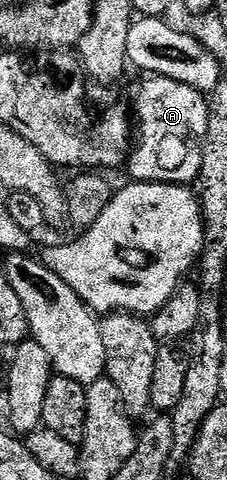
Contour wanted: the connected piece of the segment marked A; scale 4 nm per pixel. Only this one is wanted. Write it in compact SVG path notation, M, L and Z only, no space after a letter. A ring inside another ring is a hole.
M154 76L143 80L135 94L133 106L133 145L127 155L125 170L131 173L130 181L161 182L169 186L190 187L201 172L203 159L203 138L207 135L208 99L200 92L188 86L179 86L175 80Z

